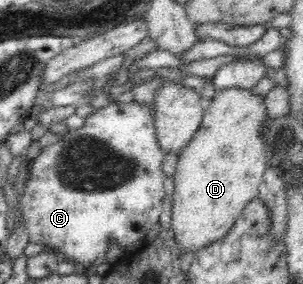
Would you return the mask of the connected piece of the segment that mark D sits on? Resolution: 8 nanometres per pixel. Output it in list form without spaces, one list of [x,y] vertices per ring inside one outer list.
[[[232,87],[232,89],[216,90],[213,98],[205,105],[200,129],[182,149],[173,175],[175,190],[172,196],[171,231],[183,252],[195,253],[208,243],[218,241],[220,237],[226,235],[226,231],[242,215],[246,204],[258,198],[261,179],[272,160],[263,140],[263,128],[266,126],[266,116],[268,116],[264,95],[256,93],[252,88]]]

